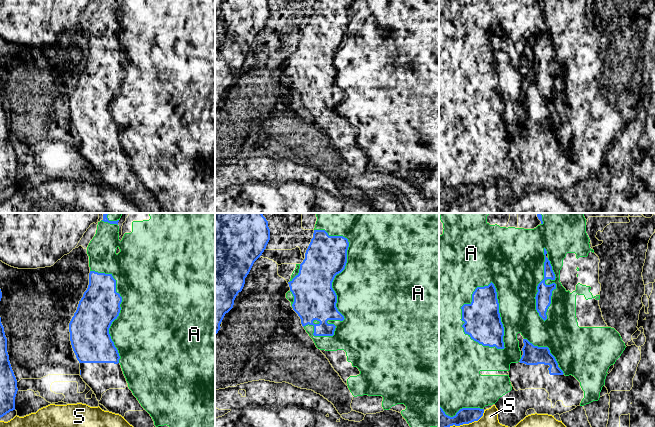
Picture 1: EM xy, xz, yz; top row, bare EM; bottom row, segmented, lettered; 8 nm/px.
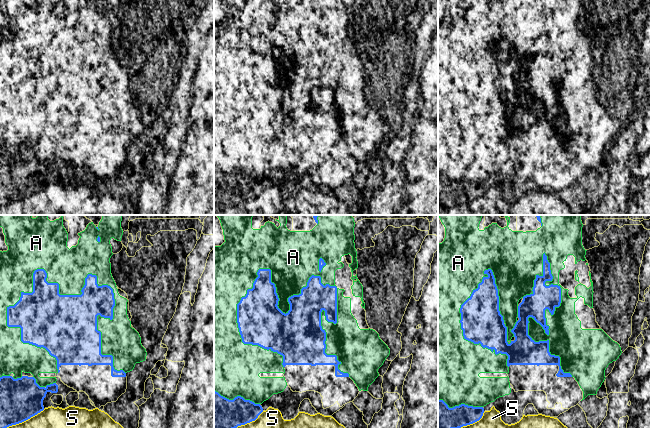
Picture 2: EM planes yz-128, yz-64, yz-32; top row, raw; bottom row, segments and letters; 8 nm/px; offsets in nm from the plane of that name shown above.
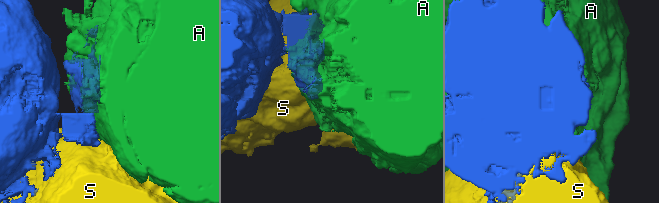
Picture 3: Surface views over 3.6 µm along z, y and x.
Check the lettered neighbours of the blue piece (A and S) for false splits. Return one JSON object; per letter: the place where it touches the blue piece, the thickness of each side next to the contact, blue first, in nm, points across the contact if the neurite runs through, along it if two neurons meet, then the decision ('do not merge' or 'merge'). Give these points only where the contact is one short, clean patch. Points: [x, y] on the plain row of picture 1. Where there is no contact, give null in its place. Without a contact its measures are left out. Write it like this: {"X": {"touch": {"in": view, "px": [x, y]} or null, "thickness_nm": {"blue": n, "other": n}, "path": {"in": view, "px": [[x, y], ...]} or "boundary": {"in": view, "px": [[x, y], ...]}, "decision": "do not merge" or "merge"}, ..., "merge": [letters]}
{"A": {"touch": {"in": "xz", "px": [333, 55]}, "thickness_nm": {"blue": 340, "other": 420}, "decision": "do not merge"}, "S": {"touch": {"in": "yz", "px": [466, 199]}, "thickness_nm": {"blue": 150, "other": 300}, "decision": "do not merge"}, "merge": []}

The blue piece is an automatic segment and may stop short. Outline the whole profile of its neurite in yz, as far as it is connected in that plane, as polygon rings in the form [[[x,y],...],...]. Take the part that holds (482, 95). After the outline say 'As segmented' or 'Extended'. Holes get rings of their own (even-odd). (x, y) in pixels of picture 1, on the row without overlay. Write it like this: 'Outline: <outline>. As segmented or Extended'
Outline: [[[494,60],[477,63],[472,78],[462,83],[462,101],[465,110],[483,122],[504,125],[504,103],[499,89],[499,79]]]. As segmented

